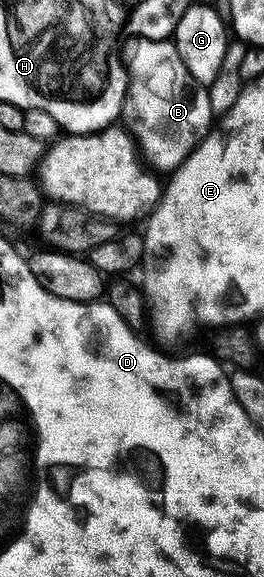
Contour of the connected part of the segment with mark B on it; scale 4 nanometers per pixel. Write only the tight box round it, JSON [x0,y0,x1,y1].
[122,39,214,171]

